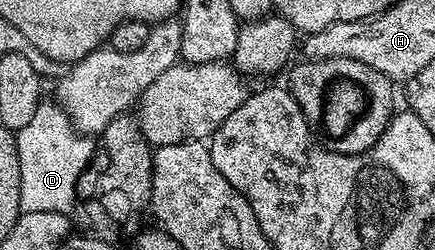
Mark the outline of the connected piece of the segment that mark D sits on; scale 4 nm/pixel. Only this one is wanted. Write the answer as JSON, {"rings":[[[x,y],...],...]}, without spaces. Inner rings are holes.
{"rings":[[[54,100],[42,101],[36,108],[36,116],[32,116],[31,122],[17,131],[16,137],[23,211],[70,214],[74,202],[79,201],[78,181],[94,154],[95,139],[78,133],[69,114]]]}

